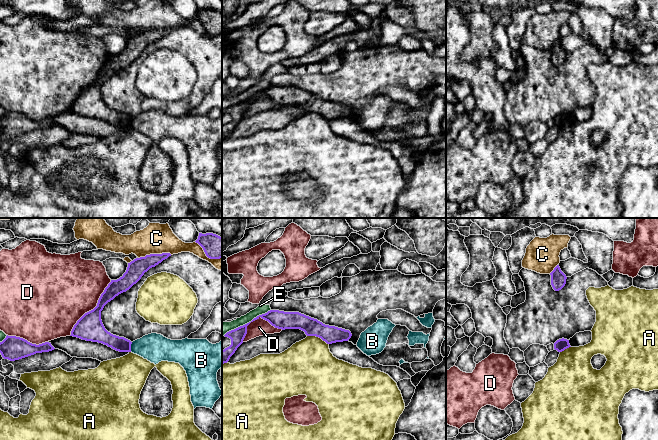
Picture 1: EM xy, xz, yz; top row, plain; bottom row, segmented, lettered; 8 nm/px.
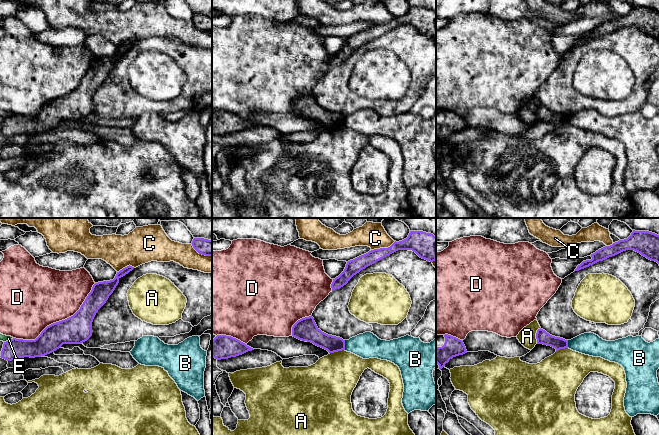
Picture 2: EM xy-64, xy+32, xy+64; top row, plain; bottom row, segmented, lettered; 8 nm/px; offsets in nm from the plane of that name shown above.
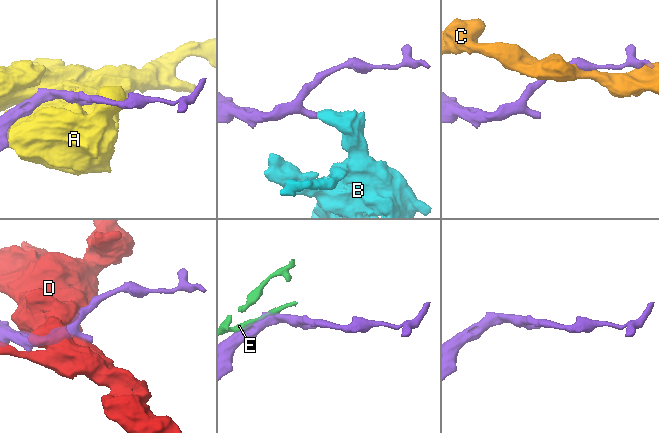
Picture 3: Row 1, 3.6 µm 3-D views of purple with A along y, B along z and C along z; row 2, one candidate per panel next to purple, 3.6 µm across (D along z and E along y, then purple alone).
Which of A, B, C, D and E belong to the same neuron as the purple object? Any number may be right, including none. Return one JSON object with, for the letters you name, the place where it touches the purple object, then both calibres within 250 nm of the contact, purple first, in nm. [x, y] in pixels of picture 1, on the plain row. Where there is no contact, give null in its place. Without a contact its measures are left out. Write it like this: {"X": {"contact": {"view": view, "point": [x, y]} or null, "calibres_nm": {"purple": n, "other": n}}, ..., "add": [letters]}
{"add": []}

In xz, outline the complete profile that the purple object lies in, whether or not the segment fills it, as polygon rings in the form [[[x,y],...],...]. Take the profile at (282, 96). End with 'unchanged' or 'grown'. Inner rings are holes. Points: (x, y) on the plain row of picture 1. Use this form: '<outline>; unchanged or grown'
[[[270,86],[265,90],[259,91],[251,98],[262,94],[278,105],[300,105],[307,112],[321,114],[327,120],[348,117],[352,110],[349,106],[335,102],[325,101],[317,95],[311,94],[299,88],[284,88]]]; unchanged

